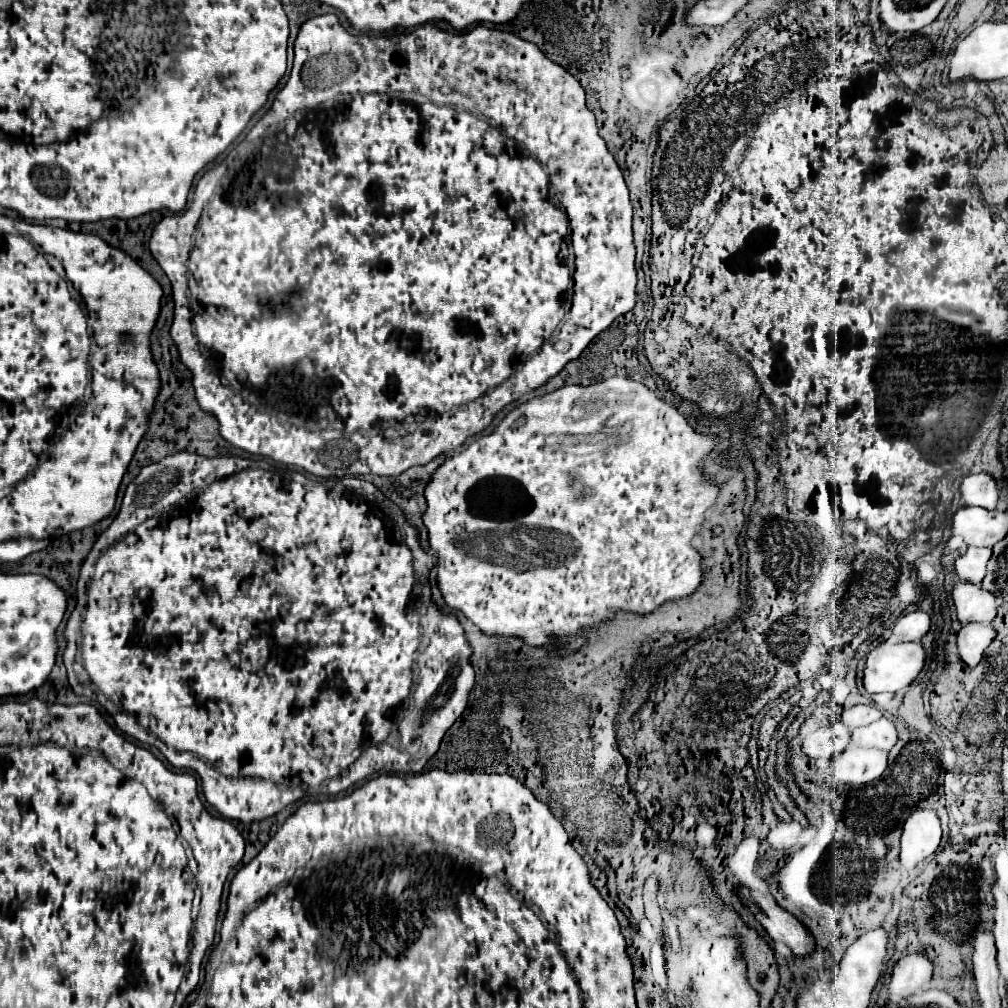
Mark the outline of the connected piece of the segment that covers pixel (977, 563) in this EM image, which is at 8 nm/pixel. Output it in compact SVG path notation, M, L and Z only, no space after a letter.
M969 547L967 553L955 561L955 575L959 577L959 581L967 581L971 585L979 583L983 579L989 557L991 557L991 549Z

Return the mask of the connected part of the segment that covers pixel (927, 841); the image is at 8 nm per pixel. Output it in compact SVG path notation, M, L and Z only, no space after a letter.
M933 809L913 811L905 823L901 833L901 863L907 869L913 869L917 863L927 859L937 851L941 841L941 825L939 817Z

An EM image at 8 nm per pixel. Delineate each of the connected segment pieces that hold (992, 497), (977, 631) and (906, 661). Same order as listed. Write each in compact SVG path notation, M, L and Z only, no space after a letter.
M987 473L969 475L967 483L963 483L963 491L967 493L967 505L977 505L983 509L995 509L999 489L995 479Z
M975 623L963 625L957 633L957 649L965 667L973 669L981 661L983 651L989 647L993 639L995 631L991 625L975 625Z
M885 641L889 643L881 643L865 657L861 679L867 693L895 693L907 687L923 669L925 653L919 643Z

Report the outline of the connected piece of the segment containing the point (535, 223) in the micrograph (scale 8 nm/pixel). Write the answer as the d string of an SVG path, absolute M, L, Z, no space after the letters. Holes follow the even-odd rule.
M333 13L311 17L309 21L305 21L301 25L301 31L299 31L299 35L295 39L295 61L293 61L291 77L283 85L283 89L275 95L275 101L273 101L271 109L250 129L247 137L237 147L231 149L231 153L227 155L227 159L225 159L225 163L221 167L215 165L213 171L211 169L205 171L205 175L197 181L197 187L195 187L193 195L195 195L195 199L193 199L191 207L183 215L163 217L161 223L153 229L153 235L149 239L151 255L157 259L157 263L161 265L161 269L165 271L165 275L169 277L169 281L173 285L175 319L173 319L173 325L171 325L171 339L173 339L173 343L177 347L179 361L193 375L191 381L193 381L193 387L195 387L195 399L197 399L199 407L217 417L217 421L221 425L219 431L221 431L223 439L227 439L231 445L235 445L235 447L239 447L239 449L243 449L243 451L247 451L251 455L261 455L261 457L275 459L275 461L279 461L279 468L297 471L299 475L309 477L309 479L319 477L323 479L341 478L351 477L351 475L369 475L369 473L371 475L381 475L381 477L391 477L391 475L401 475L403 471L407 471L407 469L411 469L415 465L427 465L429 461L433 461L435 457L439 457L443 453L457 451L467 441L467 437L473 437L473 435L481 433L483 429L487 429L491 425L493 417L505 405L515 403L519 397L523 397L523 395L539 389L541 385L545 385L569 361L577 359L581 355L581 351L591 343L591 339L595 335L599 335L603 329L607 329L619 315L625 315L627 311L631 311L635 307L637 275L635 275L635 247L633 247L633 231L631 231L631 215L633 215L631 211L633 211L633 207L631 207L631 201L629 201L629 189L627 189L627 185L623 181L623 173L617 167L617 161L613 159L613 155L607 151L605 141L597 133L595 117L585 105L585 91L579 85L579 81L573 75L569 75L563 67L559 67L553 61L549 61L535 45L531 45L527 41L521 41L519 37L515 37L509 31L477 27L477 29L473 29L469 33L453 35L453 33L447 33L447 31L439 31L439 29L435 29L431 25L423 25L423 27L419 27L417 31L413 31L409 35L369 37L369 35L351 35L339 23L337 15L333 15ZM491 31L493 31L493 45L489 41ZM469 49L479 49L485 55L485 57L481 57L481 65L477 61L473 61L471 65L459 63L459 53L465 53ZM427 65L445 65L445 69L427 69ZM479 73L483 73L485 79L479 79ZM449 77L457 77L457 83L449 83L447 81ZM443 85L447 85L447 87L451 87L457 92L444 94L440 91L437 94L429 95L429 87L439 89ZM333 99L339 101L335 107L325 105L327 101L333 101Z

